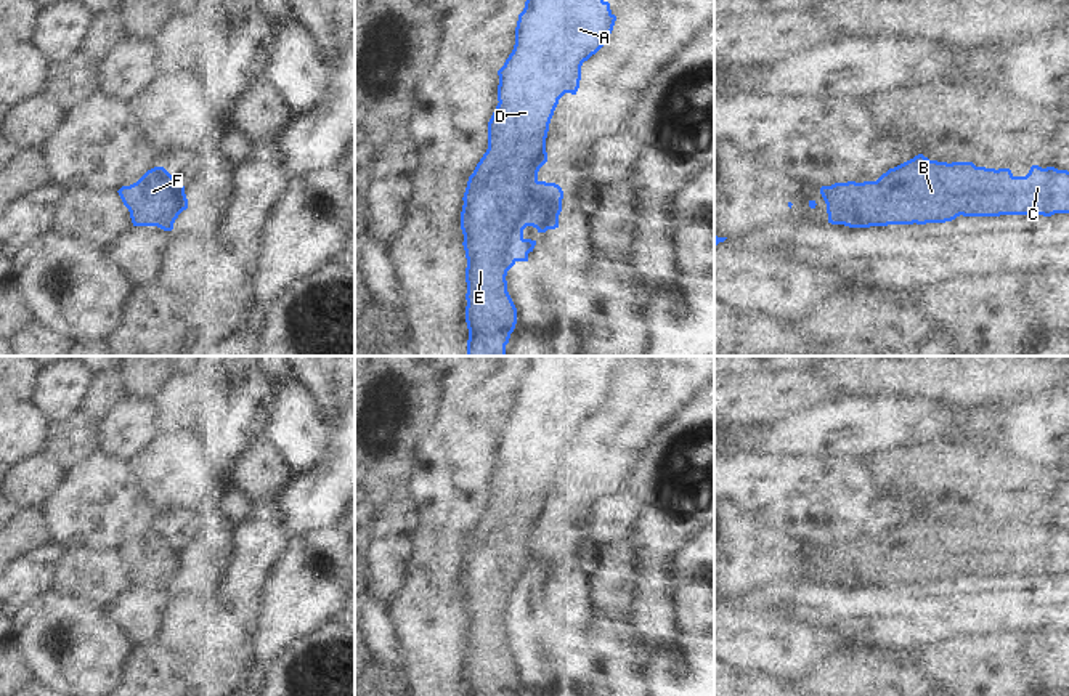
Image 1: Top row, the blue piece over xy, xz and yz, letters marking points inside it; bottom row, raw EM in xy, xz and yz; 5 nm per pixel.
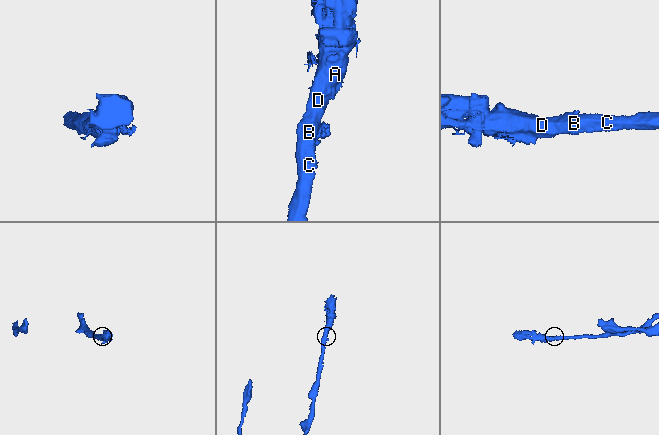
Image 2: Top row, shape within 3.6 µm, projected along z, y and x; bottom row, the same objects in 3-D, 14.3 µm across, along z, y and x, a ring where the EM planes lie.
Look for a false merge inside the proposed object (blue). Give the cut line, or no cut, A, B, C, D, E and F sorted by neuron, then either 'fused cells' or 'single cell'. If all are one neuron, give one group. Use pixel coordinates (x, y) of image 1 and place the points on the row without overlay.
cut none; groups A B C D E F; single cell

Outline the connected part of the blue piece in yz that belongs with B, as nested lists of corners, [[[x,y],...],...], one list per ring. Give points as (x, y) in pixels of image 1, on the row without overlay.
[[[923,513],[889,528],[876,540],[847,540],[822,545],[820,553],[827,563],[828,582],[849,587],[870,587],[888,584],[945,582],[957,576],[1000,576],[1000,574],[1043,574],[1069,573],[1069,531],[1055,526],[1032,524],[1026,536],[1014,536],[1010,528],[976,526],[973,521],[937,521]]]

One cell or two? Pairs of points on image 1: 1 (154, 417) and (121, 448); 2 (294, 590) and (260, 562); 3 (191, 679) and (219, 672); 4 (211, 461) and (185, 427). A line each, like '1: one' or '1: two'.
1: one
2: two
3: one
4: two

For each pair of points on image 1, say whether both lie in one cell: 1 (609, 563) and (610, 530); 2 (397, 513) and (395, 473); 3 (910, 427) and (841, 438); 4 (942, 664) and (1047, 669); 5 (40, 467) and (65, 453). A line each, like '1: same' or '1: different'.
1: different
2: different
3: same
4: same
5: different

